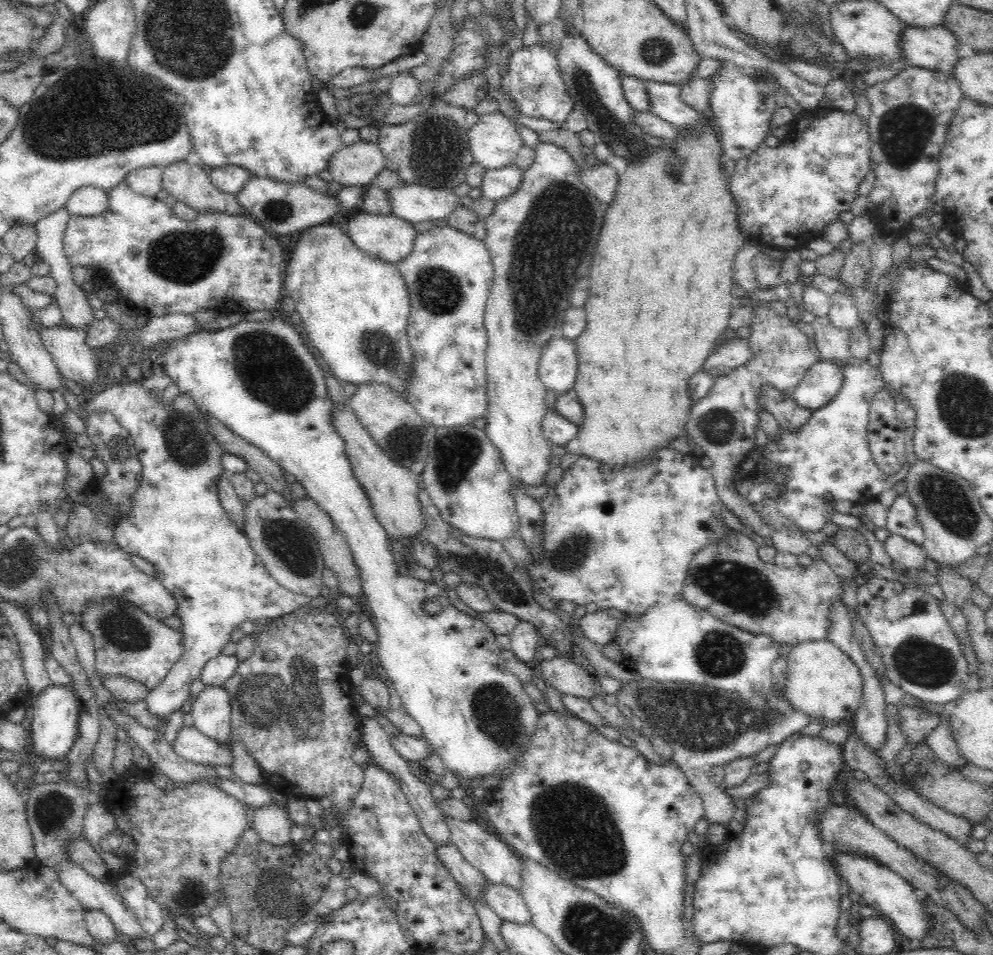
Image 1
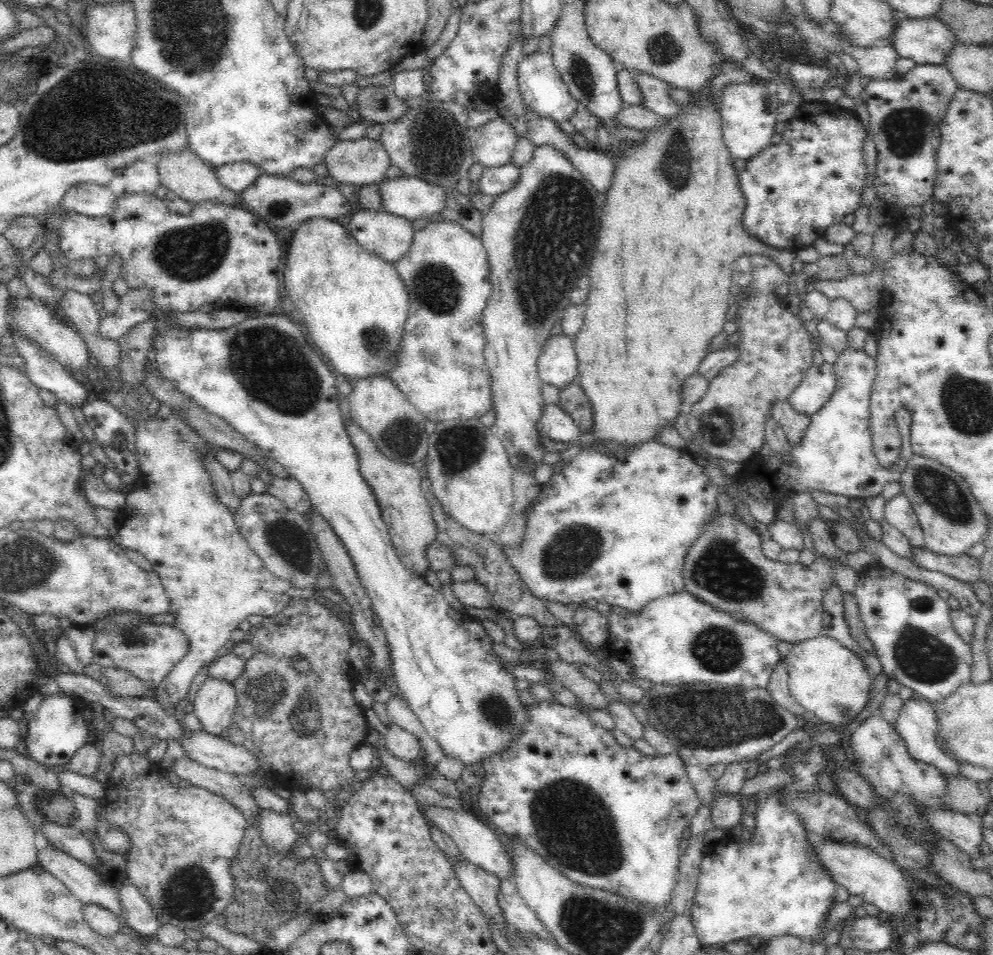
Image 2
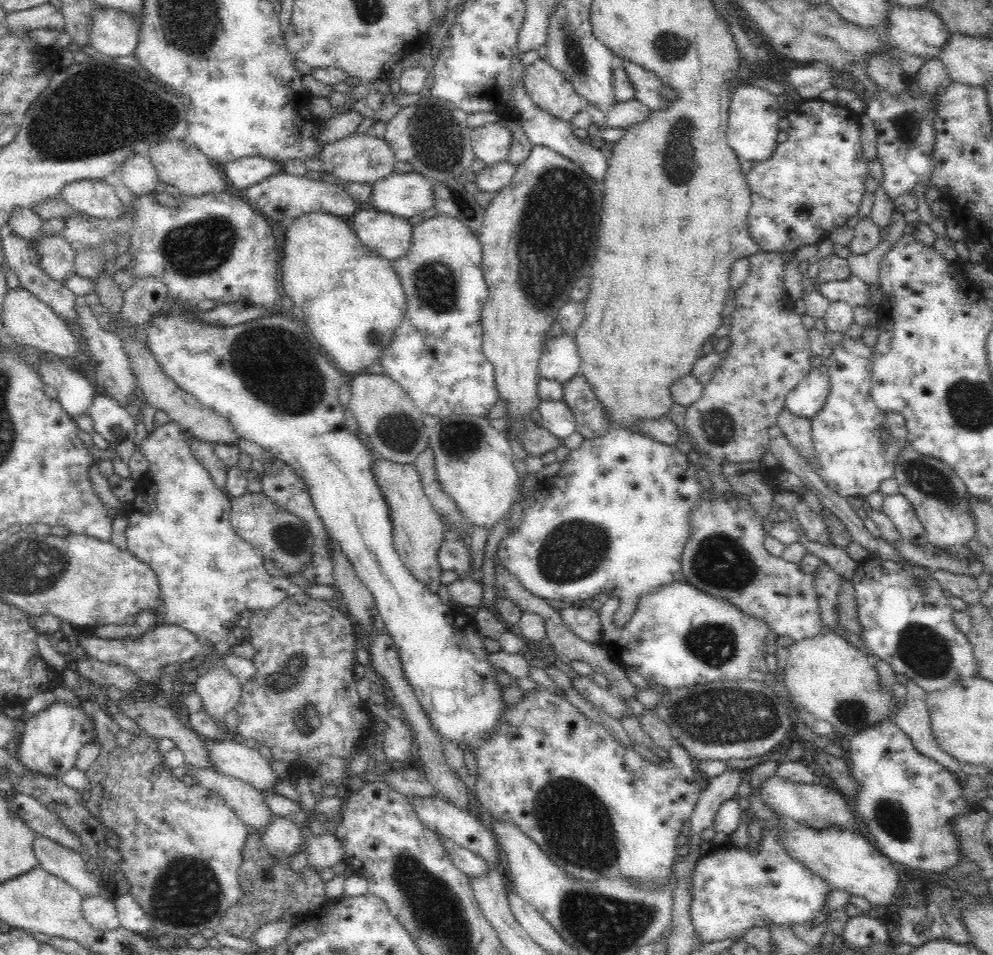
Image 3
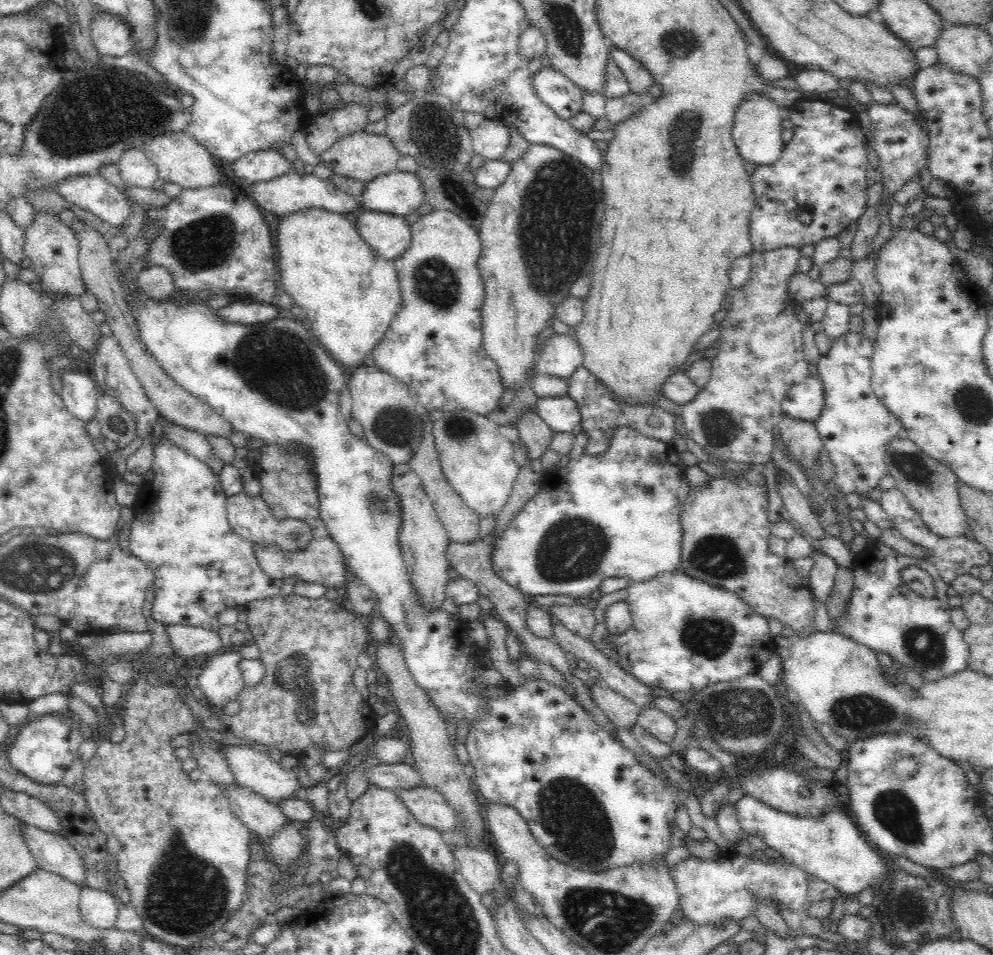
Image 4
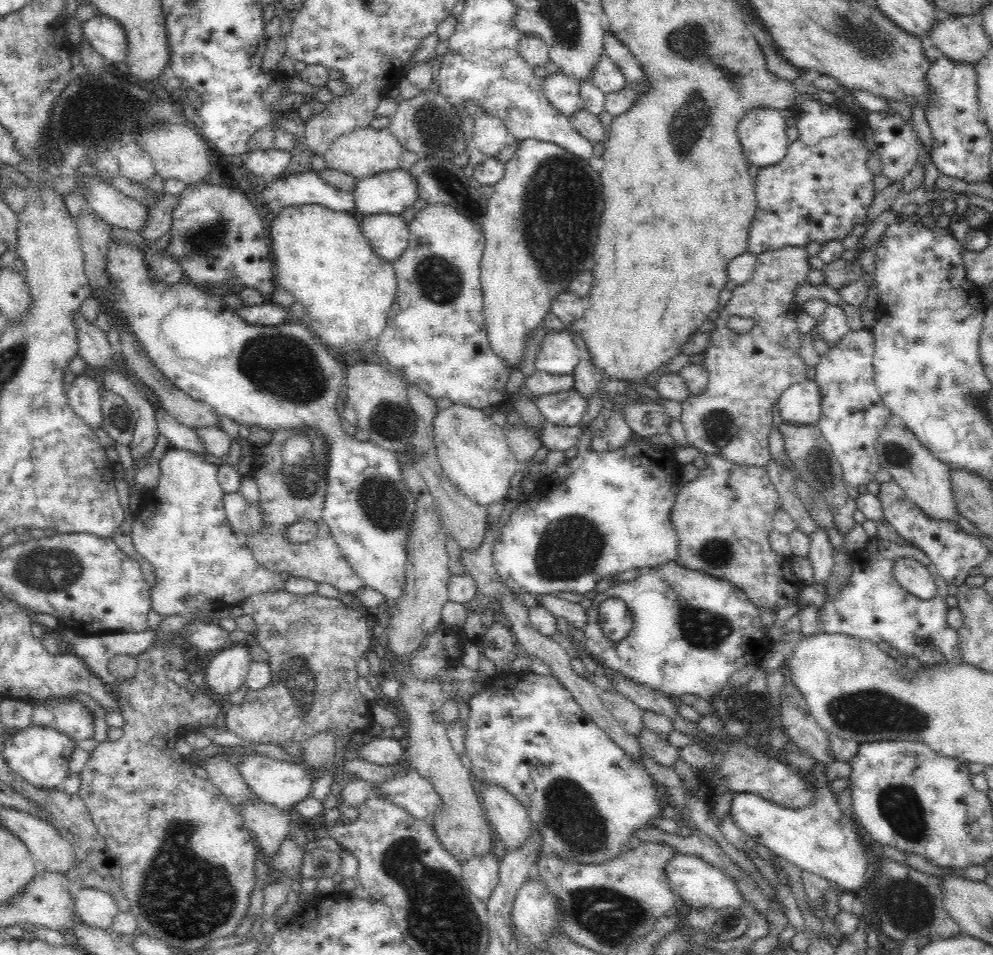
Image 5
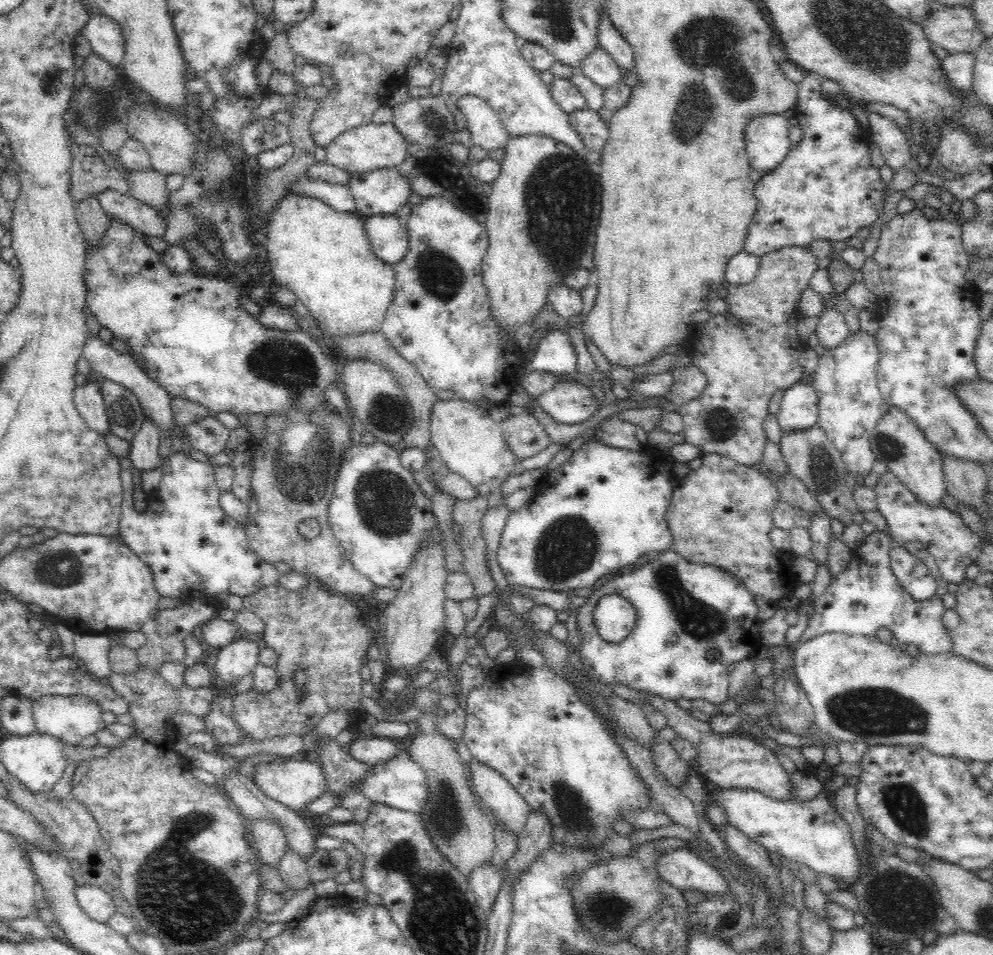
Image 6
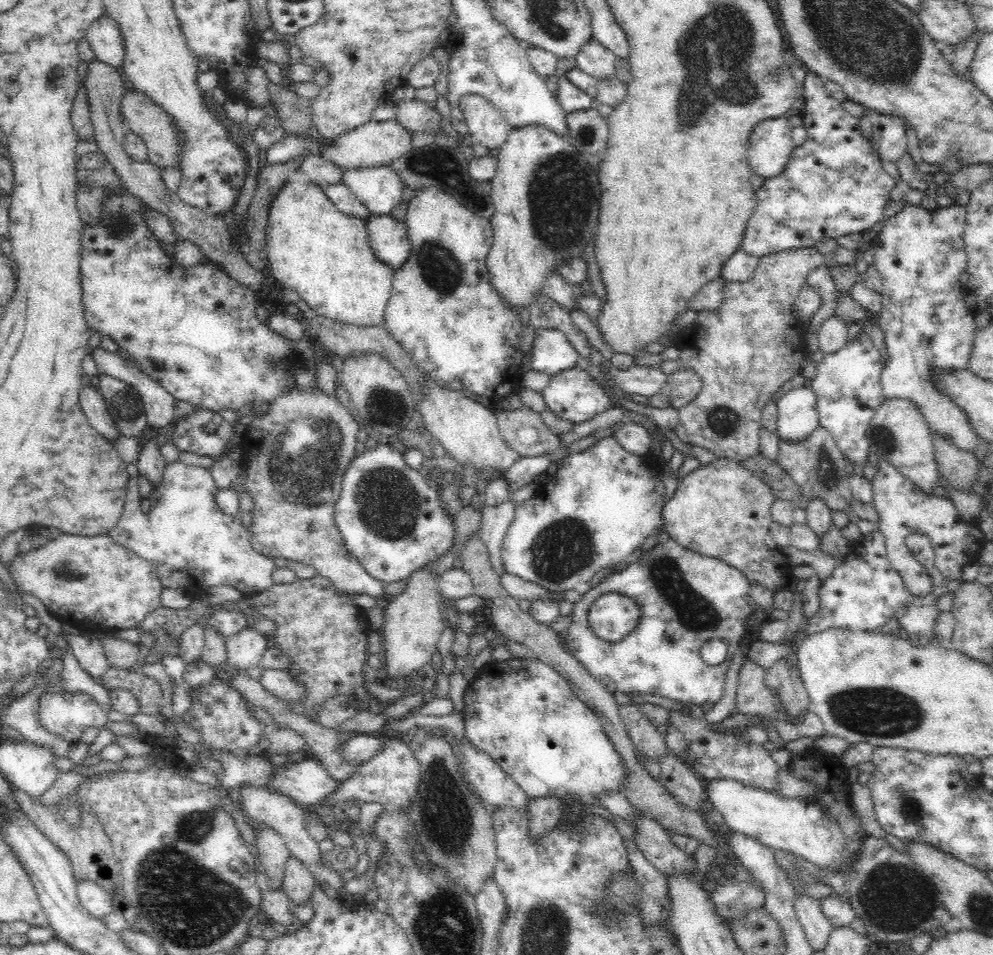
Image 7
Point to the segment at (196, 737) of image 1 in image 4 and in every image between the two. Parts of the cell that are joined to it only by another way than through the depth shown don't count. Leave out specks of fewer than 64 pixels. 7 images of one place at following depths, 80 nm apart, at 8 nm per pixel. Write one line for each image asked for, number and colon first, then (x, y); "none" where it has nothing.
2: (212, 751)
3: (238, 760)
4: (258, 771)

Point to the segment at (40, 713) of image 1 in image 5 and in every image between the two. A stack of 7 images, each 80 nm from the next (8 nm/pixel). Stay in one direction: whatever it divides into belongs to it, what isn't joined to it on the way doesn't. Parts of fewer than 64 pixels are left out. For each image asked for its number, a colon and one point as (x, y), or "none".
2: (57, 730)
3: (51, 739)
4: (46, 746)
5: (39, 754)

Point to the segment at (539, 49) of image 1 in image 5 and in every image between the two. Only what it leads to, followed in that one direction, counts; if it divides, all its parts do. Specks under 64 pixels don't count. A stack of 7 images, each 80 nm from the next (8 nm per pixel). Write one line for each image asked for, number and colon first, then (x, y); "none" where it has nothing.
2: (543, 91)
3: (546, 87)
4: (554, 89)
5: (562, 92)

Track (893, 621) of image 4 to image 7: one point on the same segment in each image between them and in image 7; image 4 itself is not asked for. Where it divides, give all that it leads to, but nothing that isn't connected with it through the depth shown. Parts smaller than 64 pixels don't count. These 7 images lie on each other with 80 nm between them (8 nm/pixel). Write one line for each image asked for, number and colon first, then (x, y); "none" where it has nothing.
5: (872, 606)
6: (865, 597)
7: (864, 592)

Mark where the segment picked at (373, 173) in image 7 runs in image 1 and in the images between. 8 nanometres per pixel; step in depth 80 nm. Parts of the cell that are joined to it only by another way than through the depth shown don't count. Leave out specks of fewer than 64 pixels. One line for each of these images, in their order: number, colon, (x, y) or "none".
1: (414, 203)
2: (411, 198)
3: (410, 194)
4: (399, 193)
5: (391, 192)
6: (384, 191)

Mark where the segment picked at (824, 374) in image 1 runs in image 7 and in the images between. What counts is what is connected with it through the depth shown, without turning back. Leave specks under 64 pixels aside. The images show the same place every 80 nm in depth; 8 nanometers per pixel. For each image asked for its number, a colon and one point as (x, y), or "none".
2: (815, 389)
3: (810, 394)
4: (804, 401)
5: (801, 403)
6: (799, 409)
7: (797, 416)

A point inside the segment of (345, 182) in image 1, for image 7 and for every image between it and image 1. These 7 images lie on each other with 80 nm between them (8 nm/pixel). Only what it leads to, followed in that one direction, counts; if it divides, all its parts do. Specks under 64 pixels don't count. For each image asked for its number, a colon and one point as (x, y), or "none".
2: (364, 161)
3: (360, 159)
4: (362, 156)
5: (365, 151)
6: (362, 149)
7: (374, 144)

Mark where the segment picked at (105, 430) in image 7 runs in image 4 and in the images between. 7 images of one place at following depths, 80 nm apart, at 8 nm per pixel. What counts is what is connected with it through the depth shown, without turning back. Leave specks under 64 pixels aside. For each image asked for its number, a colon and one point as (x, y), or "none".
4: (79, 393)
5: (83, 395)
6: (88, 399)

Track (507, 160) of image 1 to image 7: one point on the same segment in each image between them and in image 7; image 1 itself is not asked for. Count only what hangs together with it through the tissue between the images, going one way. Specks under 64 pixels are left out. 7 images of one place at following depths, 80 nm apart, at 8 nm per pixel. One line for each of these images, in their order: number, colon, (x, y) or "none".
2: (493, 144)
3: (491, 142)
4: (490, 140)
5: (490, 135)
6: (488, 132)
7: (485, 124)

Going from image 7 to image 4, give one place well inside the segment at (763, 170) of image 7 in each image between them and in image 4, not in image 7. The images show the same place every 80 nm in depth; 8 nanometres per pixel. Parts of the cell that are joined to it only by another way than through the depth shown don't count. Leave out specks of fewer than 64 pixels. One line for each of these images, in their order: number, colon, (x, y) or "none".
4: (757, 129)
5: (762, 131)
6: (766, 137)

